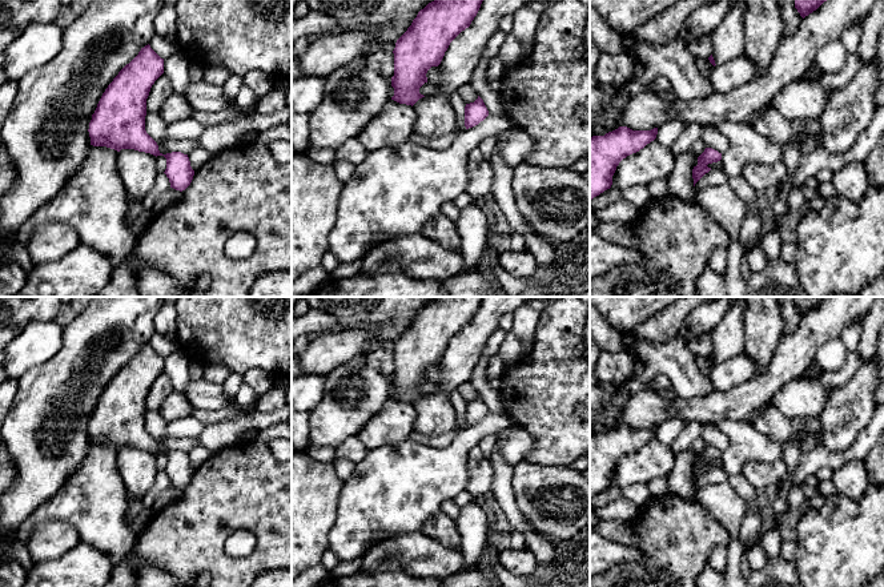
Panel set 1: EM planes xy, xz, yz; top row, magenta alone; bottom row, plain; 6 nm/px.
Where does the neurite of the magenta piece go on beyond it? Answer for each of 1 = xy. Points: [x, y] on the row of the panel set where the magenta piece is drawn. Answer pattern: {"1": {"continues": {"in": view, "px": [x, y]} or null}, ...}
{"1": {"continues": null}}

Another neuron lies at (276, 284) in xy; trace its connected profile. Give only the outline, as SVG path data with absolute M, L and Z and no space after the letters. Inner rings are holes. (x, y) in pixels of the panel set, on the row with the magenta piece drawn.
M292 269L262 274L252 286L249 297L292 297Z

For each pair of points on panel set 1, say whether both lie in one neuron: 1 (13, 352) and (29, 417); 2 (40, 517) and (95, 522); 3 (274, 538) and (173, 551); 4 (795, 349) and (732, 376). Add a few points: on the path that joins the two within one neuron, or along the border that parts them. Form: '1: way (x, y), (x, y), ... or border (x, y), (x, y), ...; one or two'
1: border (47, 360), (29, 369), (19, 380); two
2: way (53, 513), (81, 513); one
3: way (249, 518), (207, 518), (199, 526); one
4: border (755, 374), (727, 389); two

